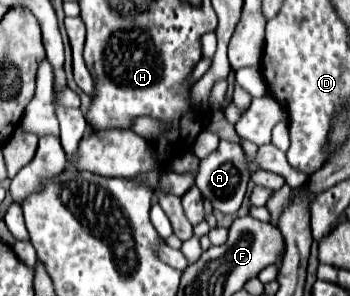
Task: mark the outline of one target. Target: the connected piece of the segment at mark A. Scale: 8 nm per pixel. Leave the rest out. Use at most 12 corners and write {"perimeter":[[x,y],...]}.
{"perimeter":[[221,140],[195,184],[223,214],[239,210],[251,172],[243,148]]}

